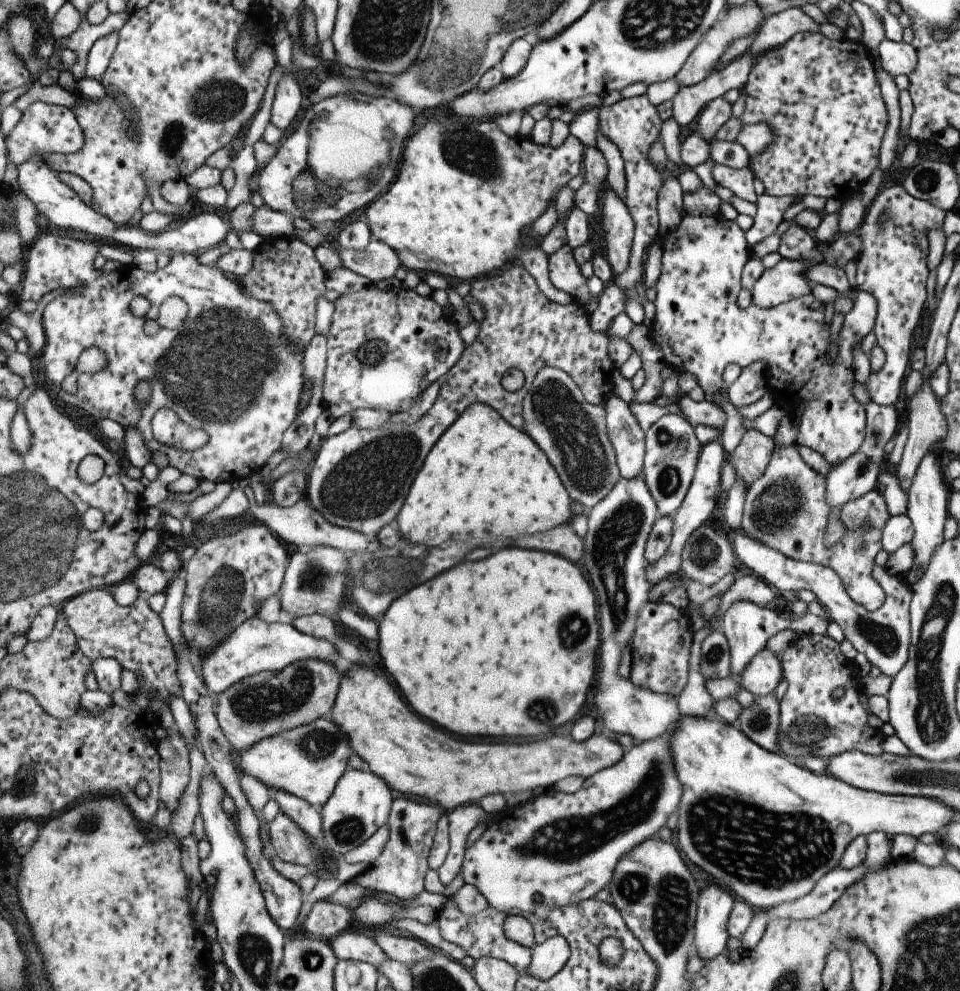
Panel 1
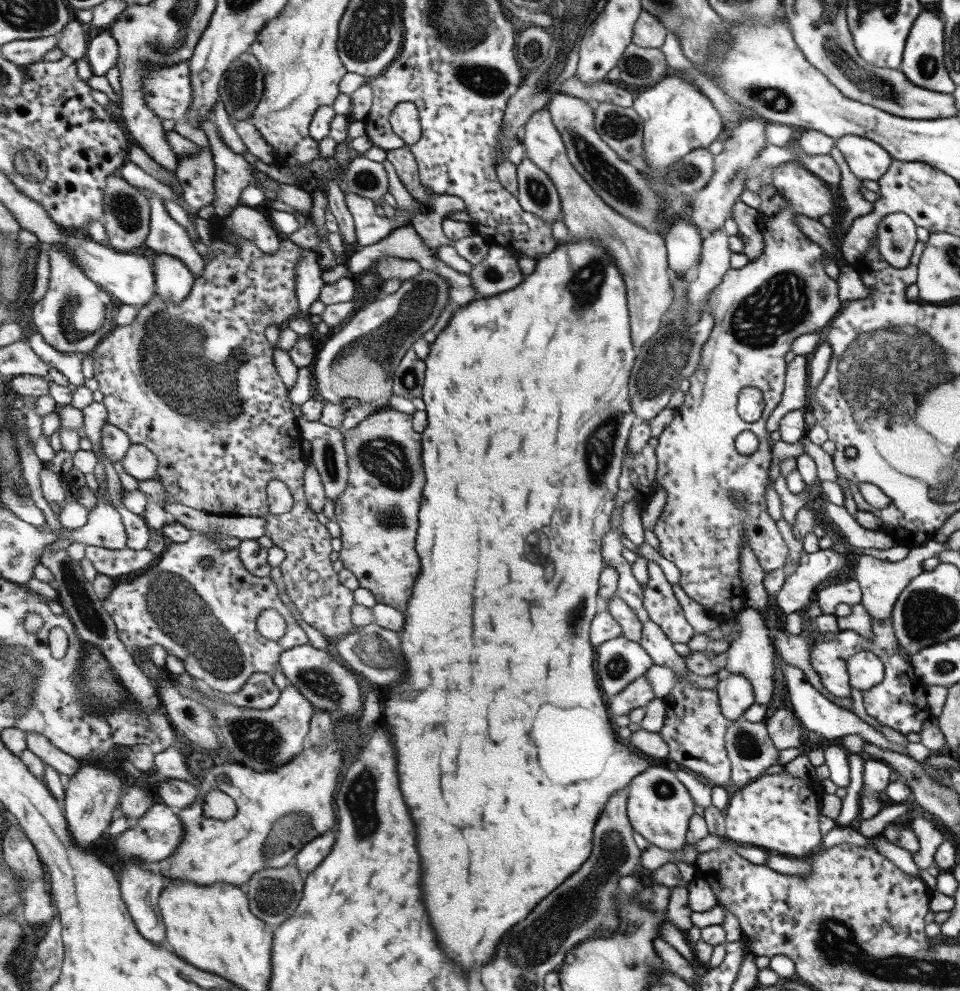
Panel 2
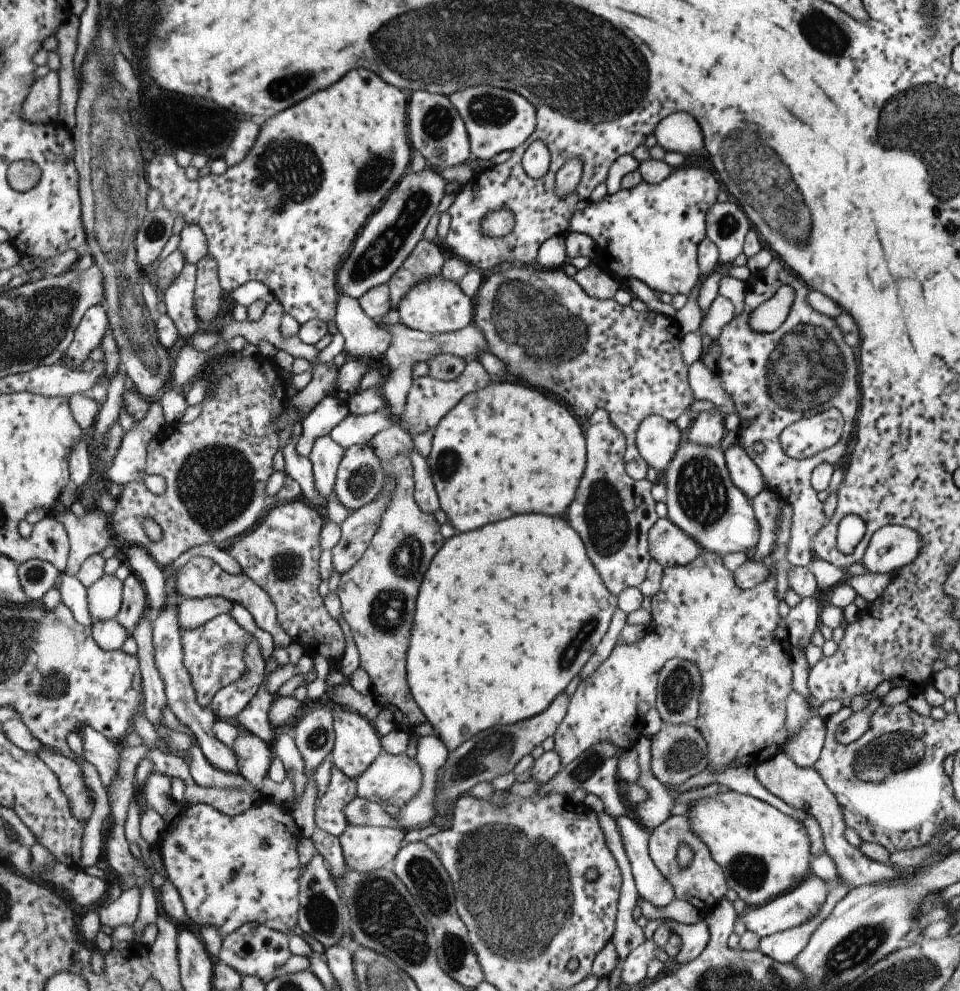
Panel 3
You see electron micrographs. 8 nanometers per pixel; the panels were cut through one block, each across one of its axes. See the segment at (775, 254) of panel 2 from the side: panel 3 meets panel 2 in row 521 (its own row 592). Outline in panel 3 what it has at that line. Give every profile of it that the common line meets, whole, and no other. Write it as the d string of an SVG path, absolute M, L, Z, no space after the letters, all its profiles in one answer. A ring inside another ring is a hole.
M705 552L701 558L689 562L687 566L663 568L661 588L651 598L651 634L645 634L643 640L637 640L629 646L617 642L607 660L593 674L579 682L569 698L565 718L551 730L555 738L553 750L559 752L563 766L599 744L615 746L619 752L629 750L633 744L637 744L645 730L647 712L651 708L655 710L659 672L663 664L673 658L693 662L703 680L699 692L699 714L693 720L693 726L699 730L701 738L707 744L707 772L717 776L729 768L757 768L777 756L789 738L785 700L793 690L793 670L787 644L777 642L773 636L775 628L783 624L779 600L773 594L775 586L775 578L769 576L765 582L753 586L751 590L741 590L733 580L733 572L729 572L723 566L721 556L713 552Z

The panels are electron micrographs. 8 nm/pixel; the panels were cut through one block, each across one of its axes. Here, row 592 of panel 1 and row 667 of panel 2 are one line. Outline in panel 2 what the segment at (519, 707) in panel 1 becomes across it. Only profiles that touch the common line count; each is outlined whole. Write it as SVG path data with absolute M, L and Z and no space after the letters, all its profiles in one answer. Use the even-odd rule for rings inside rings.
M571 240L567 244L557 244L553 252L539 260L537 272L525 276L525 282L519 288L493 298L481 296L469 306L463 306L463 310L457 312L451 324L441 332L437 342L431 344L431 354L425 362L427 382L423 400L427 406L429 426L423 432L423 446L429 482L425 486L425 502L421 504L421 528L417 536L423 570L413 590L413 602L409 602L405 632L401 634L407 672L385 688L389 690L389 696L383 702L385 714L381 722L389 732L393 730L391 734L397 738L397 754L401 754L401 790L405 790L405 802L413 806L417 834L421 834L421 858L425 858L425 906L429 906L429 914L433 914L433 926L437 926L437 934L441 934L445 954L449 954L449 958L467 972L473 972L479 964L489 964L499 952L501 938L505 938L515 924L523 922L537 904L545 902L553 890L557 890L589 860L593 852L593 824L597 824L609 798L617 790L627 788L637 774L649 768L641 754L617 736L613 720L607 718L607 708L603 706L593 674L593 648L589 644L589 622L595 614L597 576L605 570L601 540L611 530L611 514L619 492L627 440L637 422L629 404L629 378L637 350L629 342L625 304L627 290L621 280L623 278L613 258L599 242ZM535 548L545 548L545 554L535 554Z

